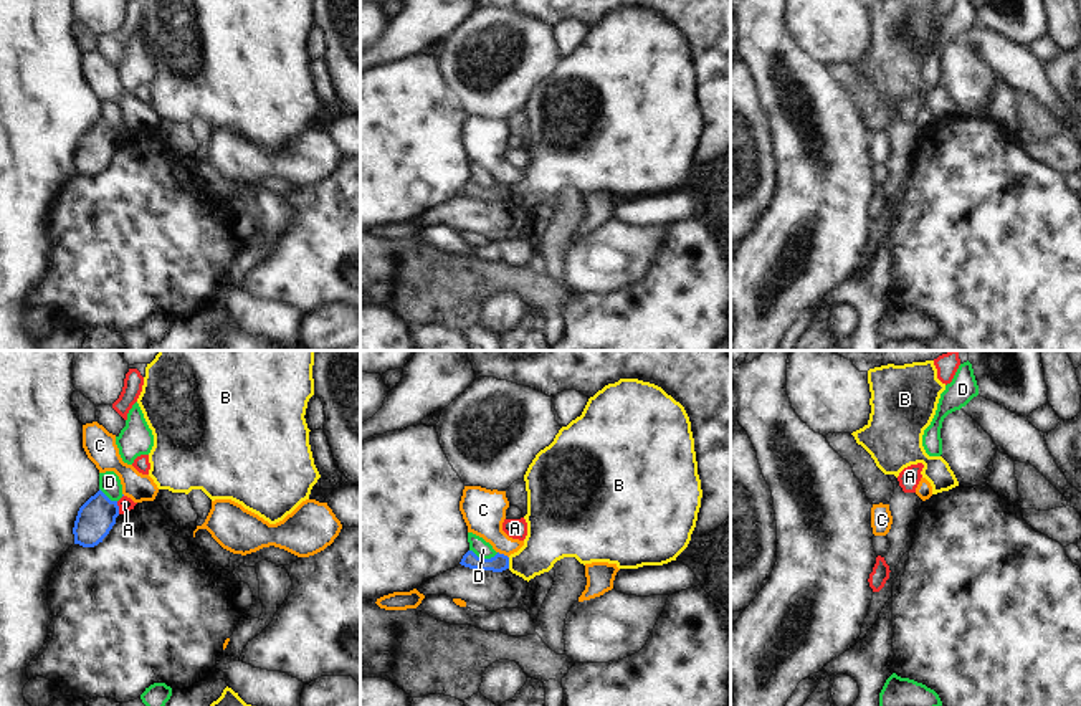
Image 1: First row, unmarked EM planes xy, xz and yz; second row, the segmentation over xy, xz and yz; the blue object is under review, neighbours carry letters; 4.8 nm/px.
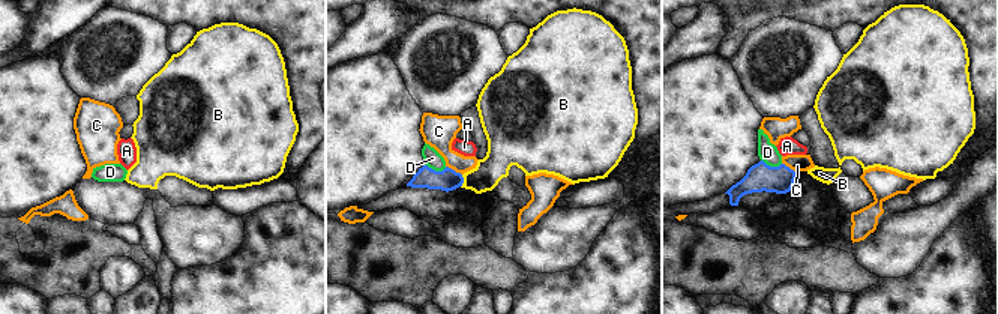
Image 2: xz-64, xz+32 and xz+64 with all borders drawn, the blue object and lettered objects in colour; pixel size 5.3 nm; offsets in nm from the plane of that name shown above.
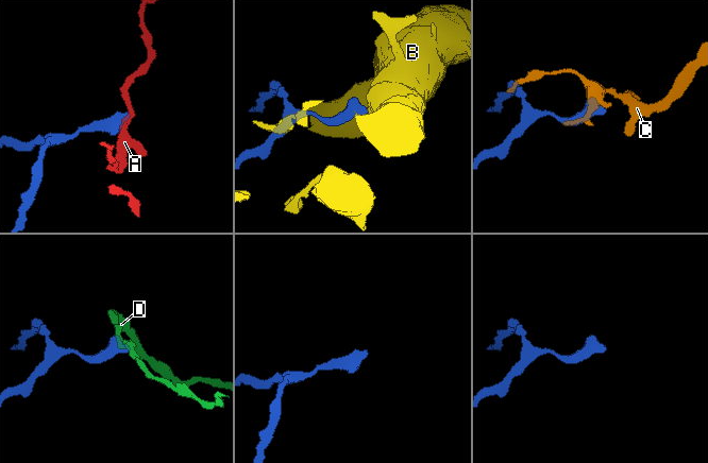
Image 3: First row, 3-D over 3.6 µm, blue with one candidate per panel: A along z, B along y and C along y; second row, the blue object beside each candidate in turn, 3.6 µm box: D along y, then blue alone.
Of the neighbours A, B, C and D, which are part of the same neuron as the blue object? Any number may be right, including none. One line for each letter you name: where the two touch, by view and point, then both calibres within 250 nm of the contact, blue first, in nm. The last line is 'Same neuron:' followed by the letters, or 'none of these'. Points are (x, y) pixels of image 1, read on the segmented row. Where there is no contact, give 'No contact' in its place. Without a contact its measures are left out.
Same neuron: none of these

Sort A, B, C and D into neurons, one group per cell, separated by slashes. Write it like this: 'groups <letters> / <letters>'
groups A / B / C / D

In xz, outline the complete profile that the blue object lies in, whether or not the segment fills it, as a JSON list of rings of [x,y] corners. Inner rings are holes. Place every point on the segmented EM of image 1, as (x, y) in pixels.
[[[468,551],[463,556],[460,564],[464,567],[469,567],[469,569],[478,569],[478,570],[502,572],[502,570],[509,569],[509,557],[498,552],[491,559],[481,559],[473,551]]]

